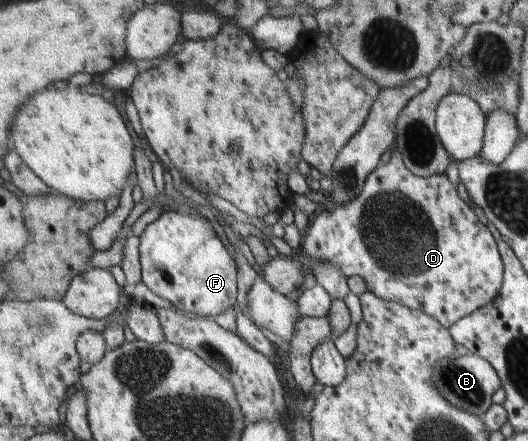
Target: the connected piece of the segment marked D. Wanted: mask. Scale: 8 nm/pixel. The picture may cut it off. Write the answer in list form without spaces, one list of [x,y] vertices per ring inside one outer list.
[[[396,147],[391,150],[389,162],[377,167],[375,172],[369,174],[369,178],[367,182],[365,182],[363,192],[361,192],[360,196],[357,196],[357,198],[351,200],[351,202],[345,202],[345,204],[335,204],[331,212],[326,213],[324,211],[315,218],[312,225],[308,226],[306,235],[304,236],[302,251],[297,253],[297,256],[299,256],[300,253],[307,254],[309,258],[313,258],[313,262],[329,262],[329,264],[333,264],[335,268],[341,268],[345,276],[362,276],[366,280],[368,290],[373,292],[373,294],[377,294],[379,298],[397,302],[413,310],[426,312],[448,329],[462,318],[473,314],[476,310],[493,302],[504,286],[505,266],[498,242],[495,241],[495,236],[491,234],[491,230],[477,218],[477,214],[473,211],[472,206],[469,203],[467,204],[467,202],[459,196],[457,185],[455,186],[446,175],[433,175],[429,178],[421,178],[413,174],[405,164],[403,154],[401,154],[401,151]]]

